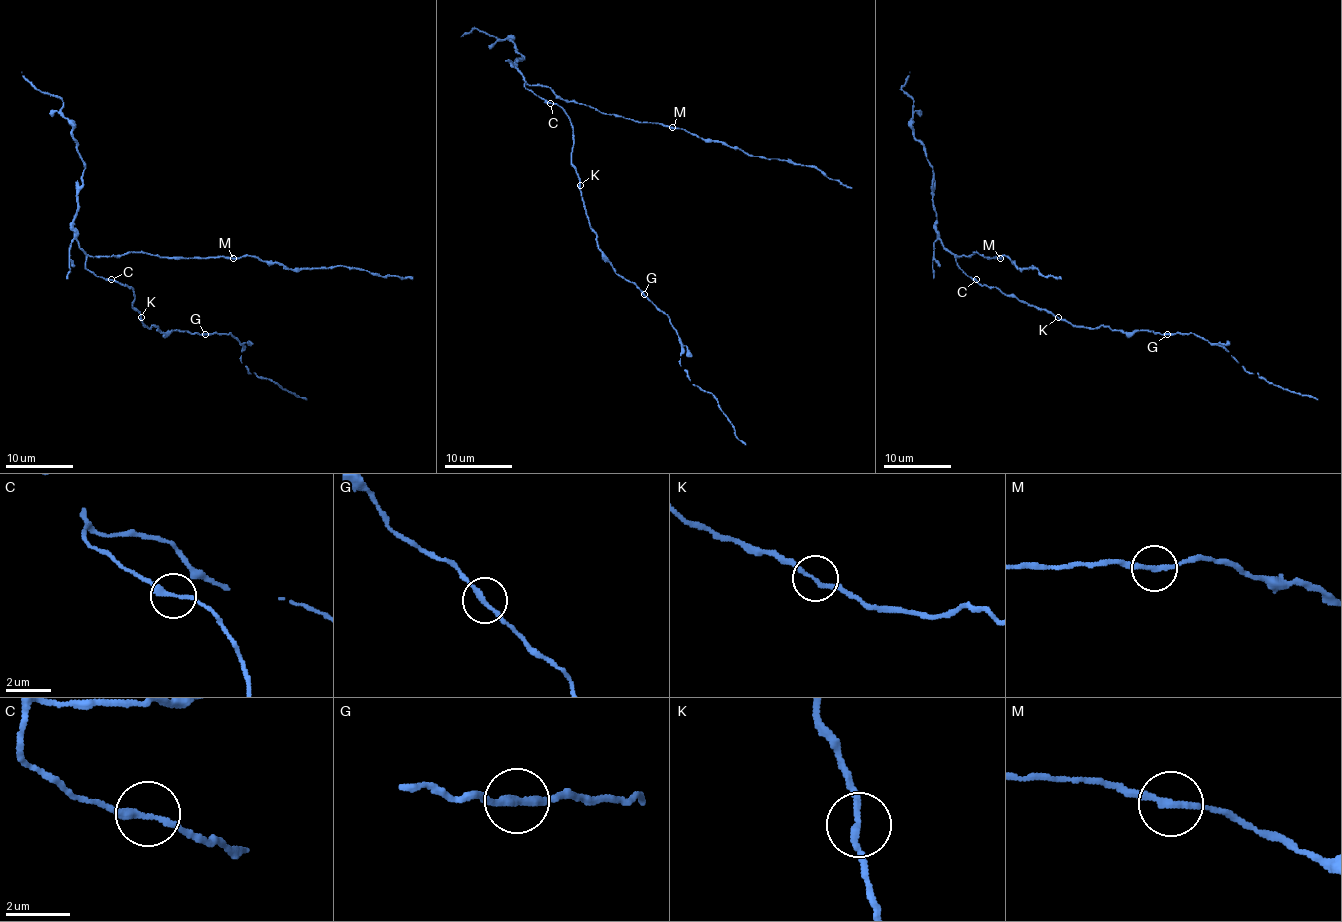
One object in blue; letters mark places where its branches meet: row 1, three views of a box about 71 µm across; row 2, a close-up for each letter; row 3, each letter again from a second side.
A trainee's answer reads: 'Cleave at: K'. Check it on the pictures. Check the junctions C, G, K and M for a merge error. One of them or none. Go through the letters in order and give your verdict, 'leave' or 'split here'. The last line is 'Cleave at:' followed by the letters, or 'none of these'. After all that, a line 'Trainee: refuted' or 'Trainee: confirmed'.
C: leave
G: leave
K: leave
M: leave
Cleave at: none of these
Trainee: refuted

